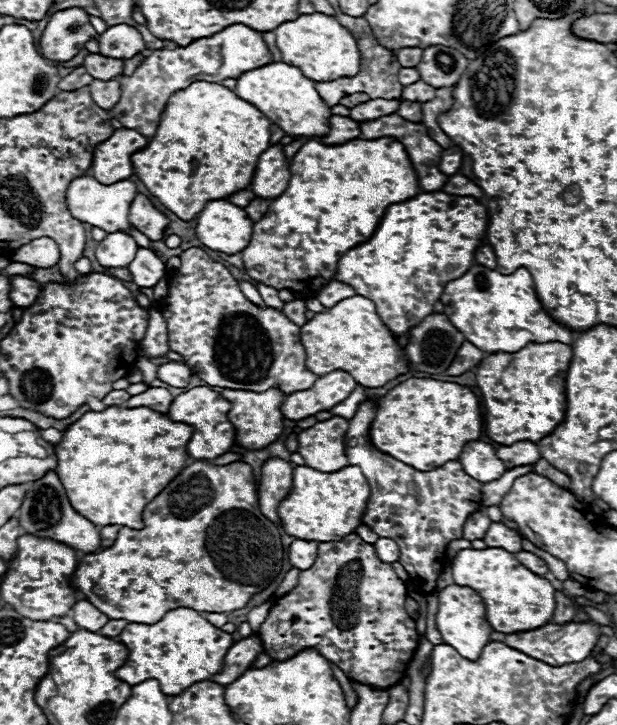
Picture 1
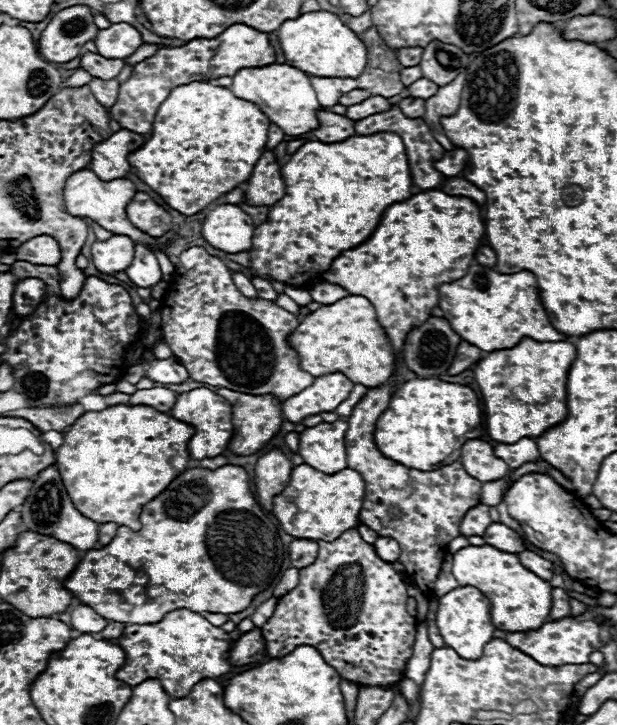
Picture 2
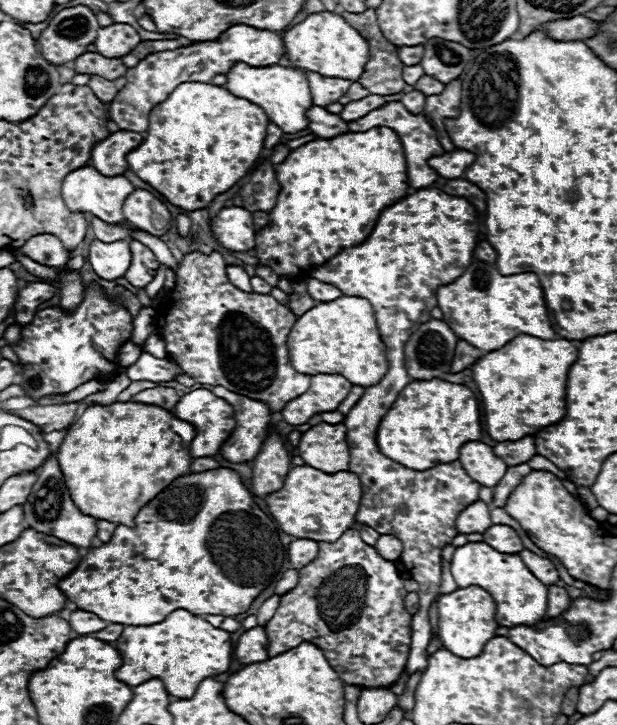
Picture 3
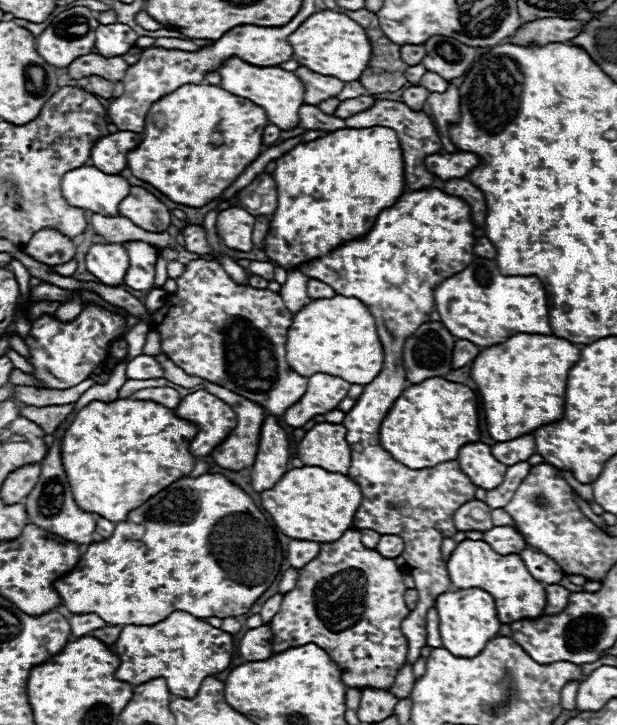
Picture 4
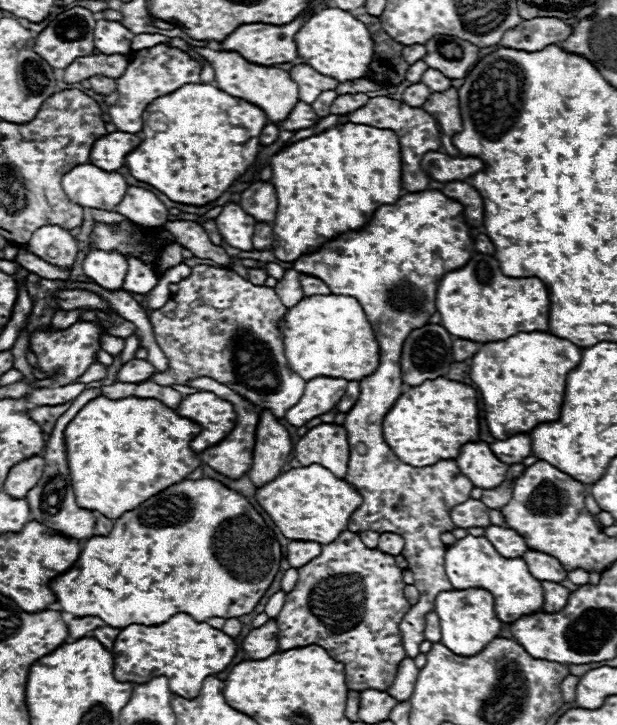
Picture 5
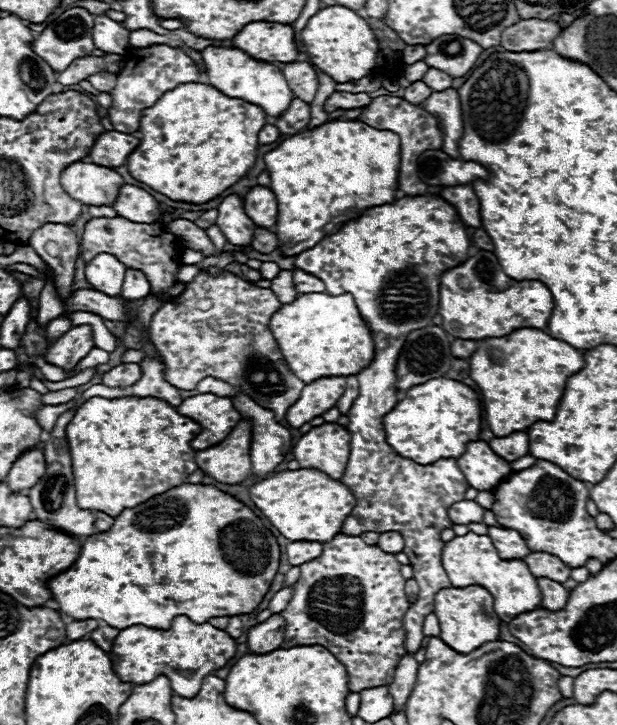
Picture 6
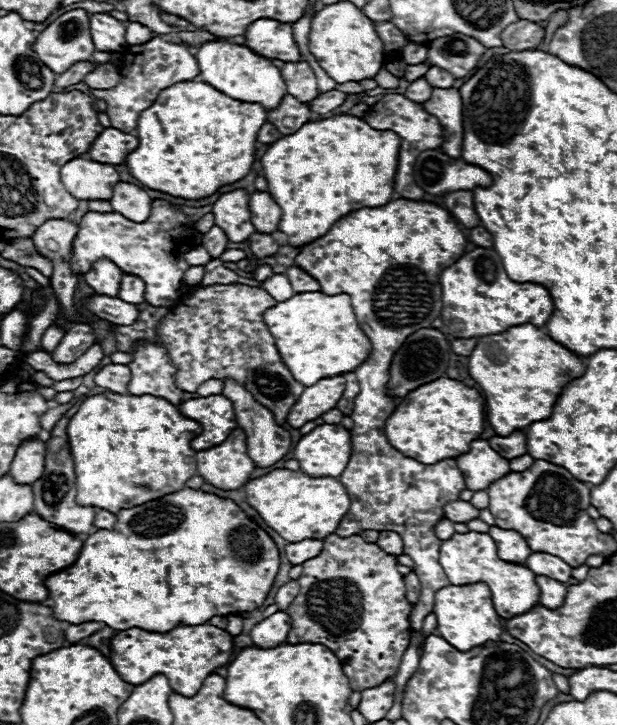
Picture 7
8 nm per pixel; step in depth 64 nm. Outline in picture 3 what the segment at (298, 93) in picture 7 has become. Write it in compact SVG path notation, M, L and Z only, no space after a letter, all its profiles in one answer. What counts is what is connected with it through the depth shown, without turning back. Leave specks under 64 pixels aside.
M304 72L310 92L312 92L312 104L314 106L326 106L332 102L338 102L338 98L350 88L350 80L342 80L342 78L326 78L320 76L316 72Z

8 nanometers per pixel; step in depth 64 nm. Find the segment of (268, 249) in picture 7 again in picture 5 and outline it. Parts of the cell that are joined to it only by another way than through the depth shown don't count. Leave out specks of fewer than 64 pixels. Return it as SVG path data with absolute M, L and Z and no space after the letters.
M258 222L256 228L254 228L252 242L254 242L254 250L268 250L268 248L272 248L272 244L274 244L272 226L264 224L264 222Z

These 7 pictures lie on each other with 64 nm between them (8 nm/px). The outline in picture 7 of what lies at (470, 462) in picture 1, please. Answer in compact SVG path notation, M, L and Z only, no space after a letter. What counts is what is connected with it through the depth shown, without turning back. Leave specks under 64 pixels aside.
M474 440L468 456L458 456L456 462L464 476L466 488L472 492L486 490L492 482L510 474L508 460L492 450L488 440Z

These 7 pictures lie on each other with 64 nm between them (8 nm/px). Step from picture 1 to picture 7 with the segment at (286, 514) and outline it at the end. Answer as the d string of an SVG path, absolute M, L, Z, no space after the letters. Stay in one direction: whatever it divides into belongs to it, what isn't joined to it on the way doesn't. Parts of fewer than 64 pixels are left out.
M272 470L260 478L248 480L244 490L246 502L288 542L300 542L306 538L324 540L324 536L336 532L338 522L350 508L348 492L336 478L310 478L300 470Z

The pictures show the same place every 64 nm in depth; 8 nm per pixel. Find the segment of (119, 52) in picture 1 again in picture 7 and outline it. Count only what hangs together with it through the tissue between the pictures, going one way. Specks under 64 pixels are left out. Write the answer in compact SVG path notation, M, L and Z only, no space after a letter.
M90 14L90 34L100 52L124 52L126 28L110 14Z

